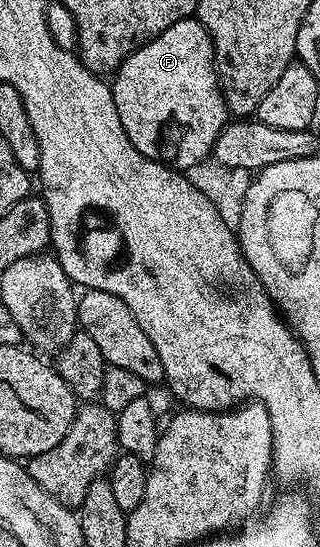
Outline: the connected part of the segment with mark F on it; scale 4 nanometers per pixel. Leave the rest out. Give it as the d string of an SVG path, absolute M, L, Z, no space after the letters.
M198 18L179 20L176 24L163 31L160 36L154 36L154 38L140 46L137 51L128 54L121 62L121 66L115 69L110 85L113 102L117 106L117 118L121 118L121 126L125 130L125 134L129 134L129 142L133 142L136 150L141 154L145 154L151 160L157 160L160 164L168 165L176 170L186 170L191 166L197 166L198 163L206 161L215 149L215 142L221 134L221 130L229 123L225 93L215 71L215 48L211 44L211 35L208 34L205 26Z

